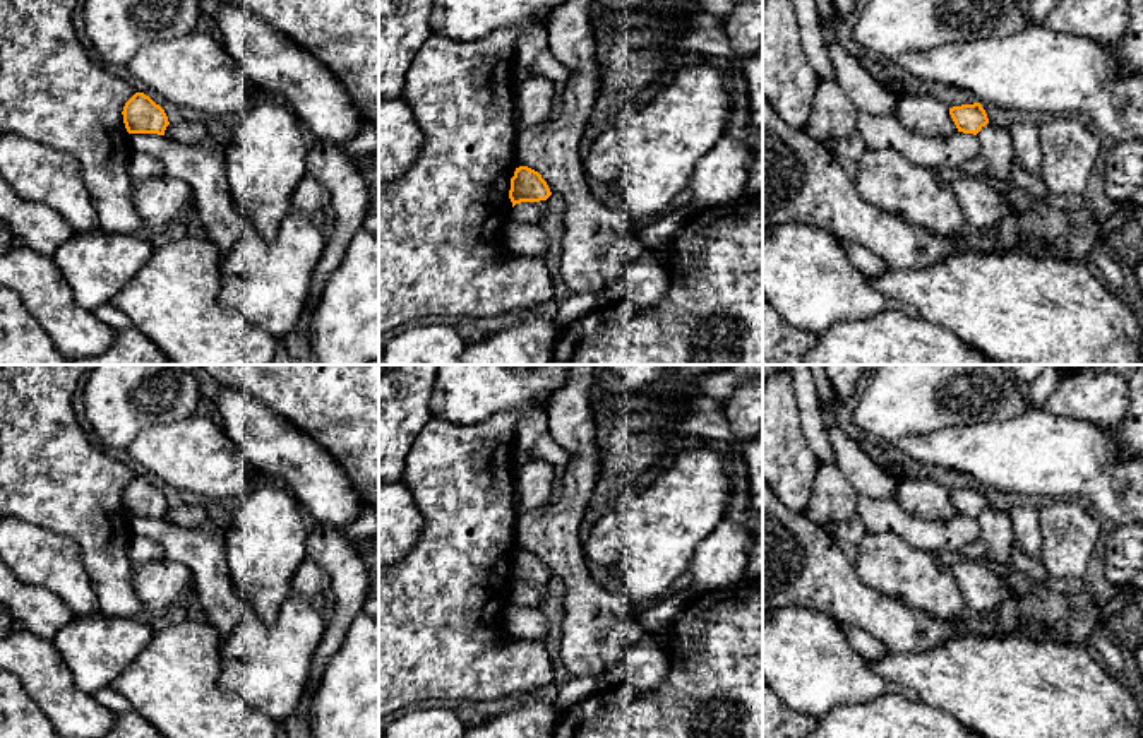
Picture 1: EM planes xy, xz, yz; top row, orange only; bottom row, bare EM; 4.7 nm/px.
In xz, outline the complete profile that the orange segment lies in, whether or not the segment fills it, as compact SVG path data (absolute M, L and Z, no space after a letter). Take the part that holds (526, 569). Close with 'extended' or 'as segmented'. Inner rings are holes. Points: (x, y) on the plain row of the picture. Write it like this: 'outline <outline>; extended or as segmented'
outline M519 550L511 562L509 582L512 591L521 586L540 586L552 579L542 558L528 550Z; as segmented

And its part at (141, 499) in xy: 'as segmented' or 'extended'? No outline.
as segmented

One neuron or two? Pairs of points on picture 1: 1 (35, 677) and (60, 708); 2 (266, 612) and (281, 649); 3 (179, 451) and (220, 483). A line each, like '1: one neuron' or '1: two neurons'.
1: one neuron
2: two neurons
3: one neuron

